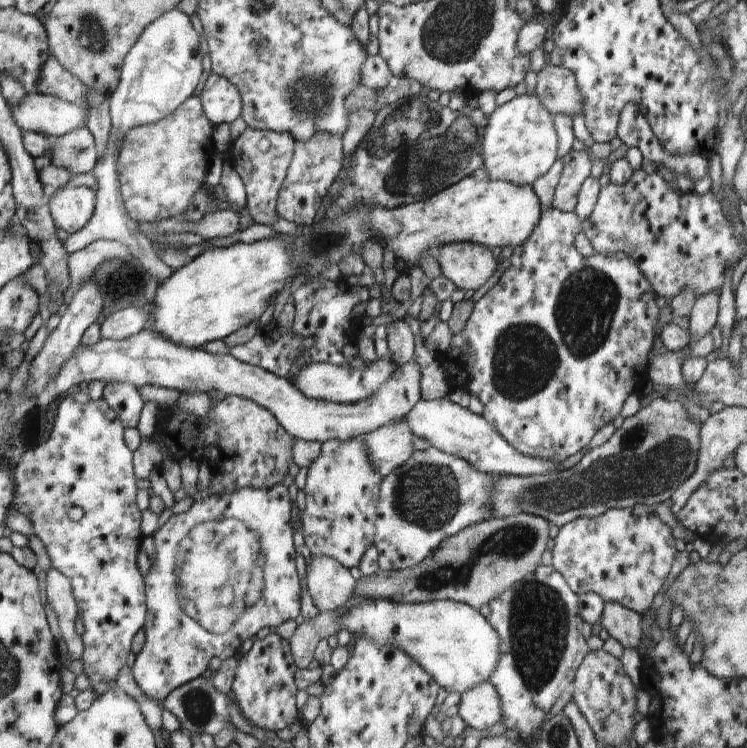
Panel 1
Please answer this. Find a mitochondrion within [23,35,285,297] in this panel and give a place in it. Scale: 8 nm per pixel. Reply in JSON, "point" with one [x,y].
{"point":[74,150]}

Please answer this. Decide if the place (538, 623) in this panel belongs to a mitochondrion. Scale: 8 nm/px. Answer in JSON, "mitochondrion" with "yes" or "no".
{"mitochondrion":"yes"}

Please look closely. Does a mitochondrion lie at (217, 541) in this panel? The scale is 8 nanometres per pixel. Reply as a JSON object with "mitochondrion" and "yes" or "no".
{"mitochondrion":"yes"}

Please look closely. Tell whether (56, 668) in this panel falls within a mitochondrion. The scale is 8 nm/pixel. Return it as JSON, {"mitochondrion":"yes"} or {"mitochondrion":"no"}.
{"mitochondrion":"no"}

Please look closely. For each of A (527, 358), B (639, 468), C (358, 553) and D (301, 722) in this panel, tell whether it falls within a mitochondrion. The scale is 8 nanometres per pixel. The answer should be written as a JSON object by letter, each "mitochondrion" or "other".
{"A":"mitochondrion","B":"mitochondrion","C":"other","D":"other"}

